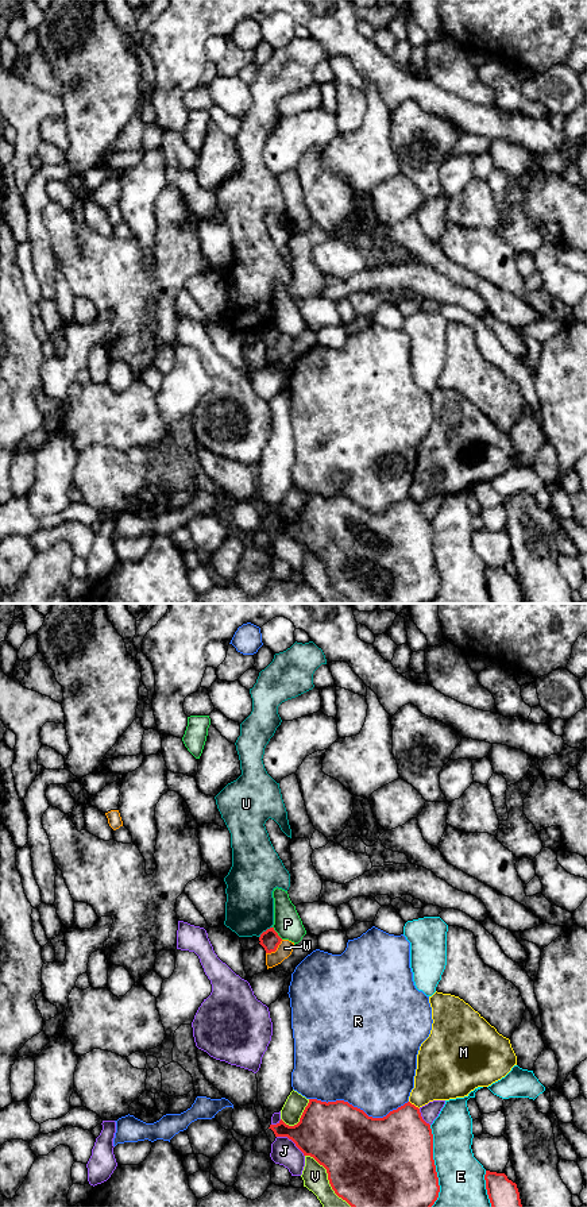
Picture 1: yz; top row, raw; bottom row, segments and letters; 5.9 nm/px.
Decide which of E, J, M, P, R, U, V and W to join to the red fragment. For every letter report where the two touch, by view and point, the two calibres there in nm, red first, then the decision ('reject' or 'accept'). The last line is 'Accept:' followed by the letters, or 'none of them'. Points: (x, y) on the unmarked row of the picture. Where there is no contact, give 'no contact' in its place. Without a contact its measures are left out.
E: yz (435, 562) | 500/300 nm | reject
J: yz (292, 535) | 380/160 nm | reject
M: yz (413, 500) | 380/320 nm | reject
P: yz (277, 328) | 120/160 nm | reject
R: yz (359, 504) | 440/480 nm | reject
U: yz (266, 326) | 120/280 nm | reject
V: yz (328, 574) | 500/150 nm | reject
W: yz (275, 344) | 120/90 nm | reject
Accept: none of them

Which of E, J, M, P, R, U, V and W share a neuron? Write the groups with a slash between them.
E / J / M / P / R / U / V / W

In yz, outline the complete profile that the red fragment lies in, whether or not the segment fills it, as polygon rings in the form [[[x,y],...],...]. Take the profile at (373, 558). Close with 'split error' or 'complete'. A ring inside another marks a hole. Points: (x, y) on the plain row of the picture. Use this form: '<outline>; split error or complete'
[[[309,494],[300,517],[294,521],[282,514],[270,520],[275,532],[287,532],[304,548],[327,564],[335,589],[352,604],[430,604],[439,593],[440,581],[433,555],[433,529],[420,504],[410,497],[390,506],[383,513],[368,512],[348,497],[321,497]]]; complete

